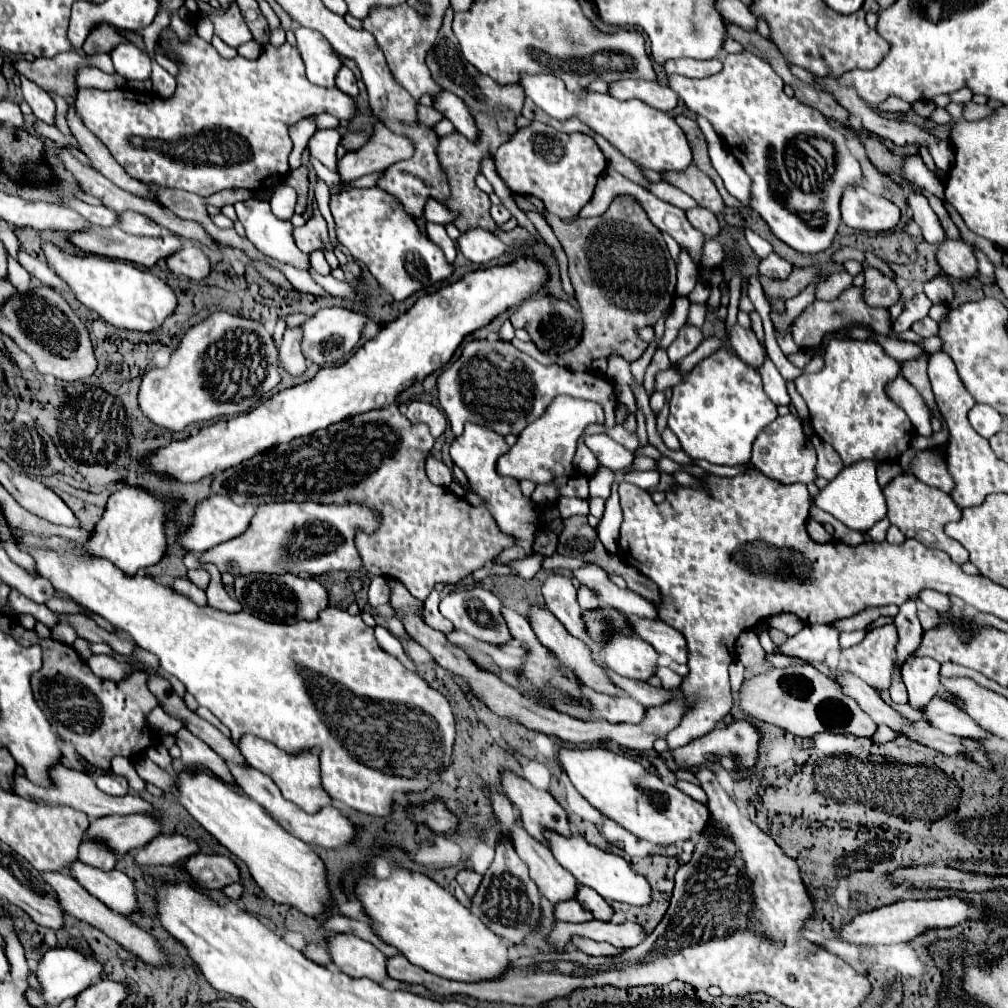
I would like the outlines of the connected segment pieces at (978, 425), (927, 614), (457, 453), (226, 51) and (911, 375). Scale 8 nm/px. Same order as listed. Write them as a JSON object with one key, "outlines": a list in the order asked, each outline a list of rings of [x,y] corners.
{"outlines":[[[[976,404],[976,406],[968,412],[968,418],[970,418],[972,428],[974,428],[980,436],[984,436],[984,438],[994,436],[994,434],[1000,432],[1000,428],[1002,428],[1002,416],[1000,416],[994,408],[990,408],[990,406],[986,406],[986,404]]],[[[920,610],[920,616],[918,616],[918,618],[920,618],[924,630],[934,628],[934,626],[940,622],[940,618],[938,618],[938,614],[936,614],[934,610]]],[[[466,422],[464,434],[458,436],[450,444],[450,458],[468,476],[470,492],[482,496],[486,500],[486,508],[490,510],[490,514],[494,516],[498,526],[506,534],[512,534],[518,540],[518,548],[506,548],[506,550],[500,552],[500,556],[496,560],[498,564],[504,564],[512,558],[524,558],[532,550],[532,540],[534,540],[534,534],[540,526],[538,524],[540,508],[530,498],[522,496],[522,492],[518,488],[518,482],[514,478],[502,478],[494,472],[498,456],[504,454],[506,450],[508,450],[508,444],[504,442],[504,438],[500,434],[494,434],[494,430],[486,430],[486,426],[478,426],[478,424],[472,424],[472,422]]],[[[212,36],[212,42],[210,42],[210,44],[218,50],[218,54],[220,54],[222,58],[234,58],[234,56],[236,56],[236,48],[226,46],[218,36]]],[[[922,354],[918,360],[910,360],[910,362],[902,362],[902,374],[906,376],[906,380],[920,392],[920,396],[924,398],[926,406],[930,408],[932,416],[936,416],[938,420],[943,422],[943,417],[934,402],[934,394],[932,394],[932,388],[930,388],[930,380],[928,380],[928,374],[926,374],[926,366],[928,366],[928,360],[926,356]]]]}

